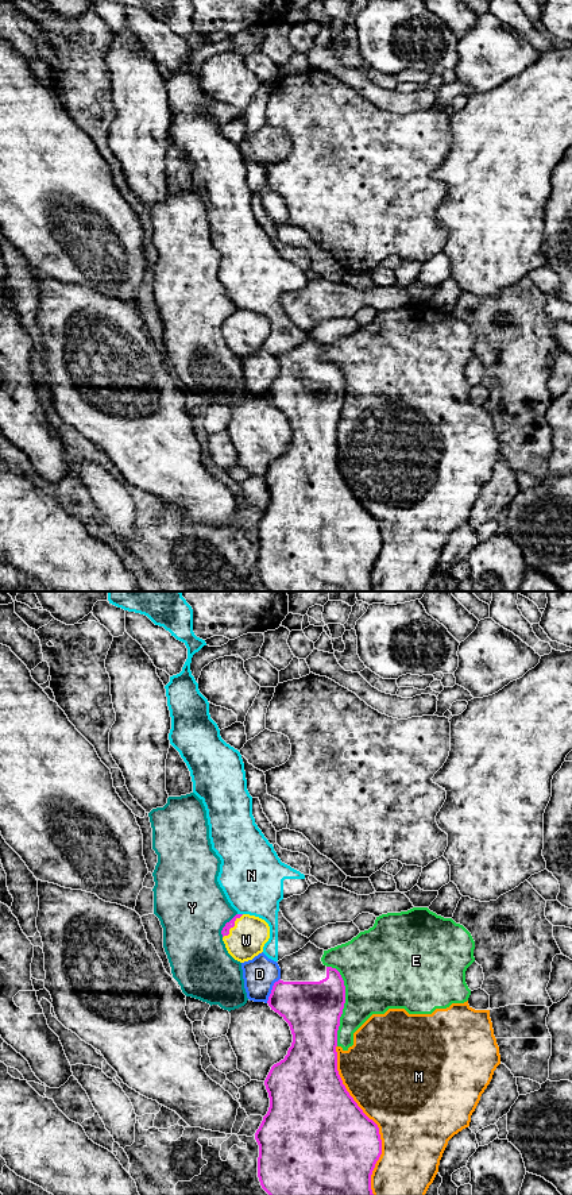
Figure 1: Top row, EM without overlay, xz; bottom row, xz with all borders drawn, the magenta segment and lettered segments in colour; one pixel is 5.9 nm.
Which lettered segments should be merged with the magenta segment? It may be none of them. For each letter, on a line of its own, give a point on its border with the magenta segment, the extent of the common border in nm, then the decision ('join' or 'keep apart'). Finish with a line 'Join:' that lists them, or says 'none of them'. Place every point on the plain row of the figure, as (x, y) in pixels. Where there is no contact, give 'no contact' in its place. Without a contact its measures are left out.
D: contact xz (271, 385); length 170 nm; keep apart
E: contact xz (344, 397); length 480 nm; keep apart
M: contact xz (373, 516); length 900 nm; keep apart
N: contact xz (240, 309); length 30 nm; keep apart
W: contact xz (232, 322); length 190 nm; join
Y: contact xz (225, 320); length 170 nm; keep apart
Join: W

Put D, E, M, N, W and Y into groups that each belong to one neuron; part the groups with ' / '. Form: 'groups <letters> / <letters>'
groups D / E M / N / W / Y

